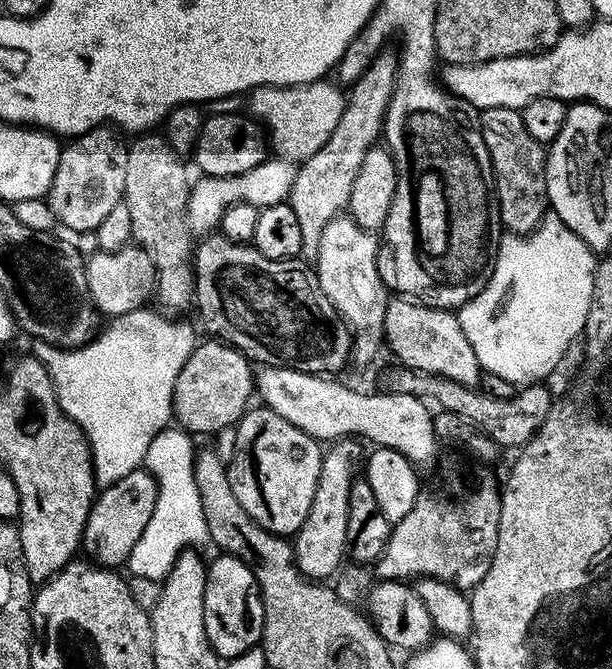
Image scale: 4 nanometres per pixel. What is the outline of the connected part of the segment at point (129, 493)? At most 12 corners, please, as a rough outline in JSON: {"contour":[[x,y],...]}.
{"contour":[[144,466],[101,487],[84,527],[87,559],[119,569],[156,509]]}

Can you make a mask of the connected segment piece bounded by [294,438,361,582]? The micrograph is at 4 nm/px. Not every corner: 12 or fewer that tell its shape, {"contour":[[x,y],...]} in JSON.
{"contour":[[361,441],[324,452],[310,514],[294,534],[296,565],[313,582],[345,563],[350,486]]}

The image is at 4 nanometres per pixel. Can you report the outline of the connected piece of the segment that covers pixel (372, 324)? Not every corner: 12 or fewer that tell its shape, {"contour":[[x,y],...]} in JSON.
{"contour":[[341,214],[314,257],[320,288],[352,333],[351,359],[385,343],[390,292],[377,237]]}

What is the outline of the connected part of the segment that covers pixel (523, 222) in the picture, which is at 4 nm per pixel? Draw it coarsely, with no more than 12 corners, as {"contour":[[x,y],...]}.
{"contour":[[515,108],[479,113],[498,220],[527,234],[549,207],[546,152]]}

